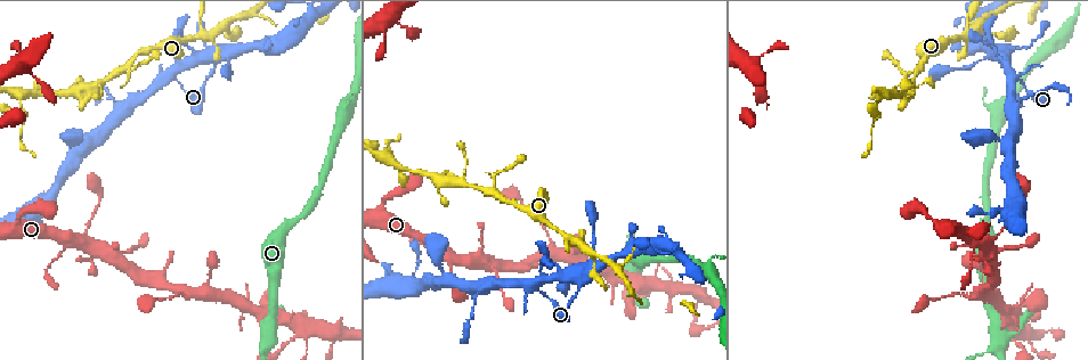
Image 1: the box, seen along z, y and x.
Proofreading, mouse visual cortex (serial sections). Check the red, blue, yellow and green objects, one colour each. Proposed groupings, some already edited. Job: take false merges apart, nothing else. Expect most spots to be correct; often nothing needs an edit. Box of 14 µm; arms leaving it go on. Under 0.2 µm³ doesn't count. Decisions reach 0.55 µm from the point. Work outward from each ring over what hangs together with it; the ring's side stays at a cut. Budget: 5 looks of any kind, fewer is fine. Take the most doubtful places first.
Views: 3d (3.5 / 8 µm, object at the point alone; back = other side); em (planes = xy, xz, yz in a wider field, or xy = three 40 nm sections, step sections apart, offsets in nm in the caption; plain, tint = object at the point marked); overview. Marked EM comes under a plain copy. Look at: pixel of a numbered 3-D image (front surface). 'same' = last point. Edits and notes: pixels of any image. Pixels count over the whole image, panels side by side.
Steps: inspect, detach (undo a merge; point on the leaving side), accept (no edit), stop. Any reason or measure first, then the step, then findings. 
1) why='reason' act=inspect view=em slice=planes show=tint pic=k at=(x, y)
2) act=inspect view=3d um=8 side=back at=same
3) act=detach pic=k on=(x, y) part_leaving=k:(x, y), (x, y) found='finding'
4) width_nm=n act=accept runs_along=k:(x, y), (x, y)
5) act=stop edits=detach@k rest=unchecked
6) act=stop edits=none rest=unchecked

why='two arms in line, one across' act=inspect view=3d um=3.5 side=back pic=1 at=(203, 35)

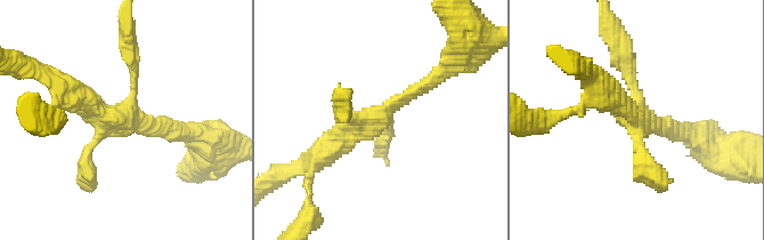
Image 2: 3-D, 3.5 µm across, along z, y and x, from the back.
why='need the tissue' act=inspect view=em slice=xy step=2 show=tint pic=2 at=(379, 113)

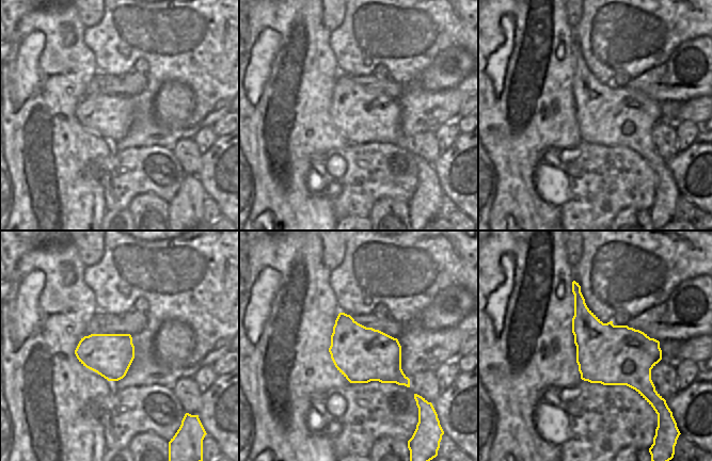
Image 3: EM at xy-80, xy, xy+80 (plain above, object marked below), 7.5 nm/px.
act=accept runs_along=2:(444, 71), (320, 153) found='one cell here'

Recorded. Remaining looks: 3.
act=inspect view=3d um=3.5 side=back pic=1 at=(309, 13)

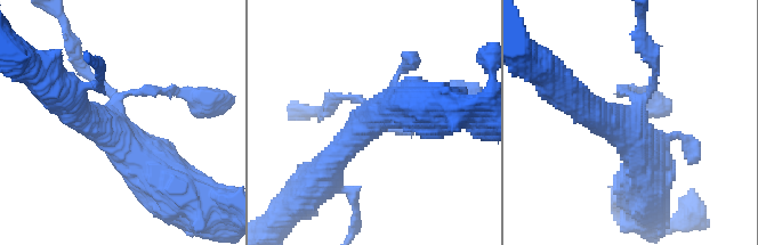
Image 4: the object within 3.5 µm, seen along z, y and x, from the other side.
act=inspect view=em slice=planes show=tint pic=4 at=(116, 130)

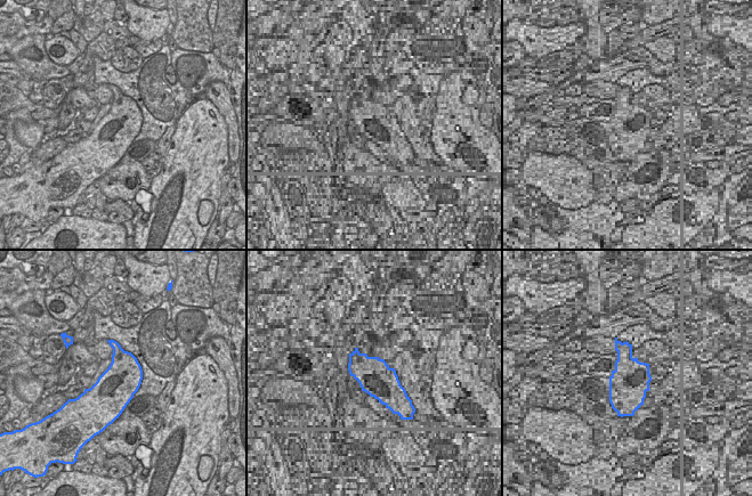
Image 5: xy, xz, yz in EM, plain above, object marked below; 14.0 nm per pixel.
act=accept found='continuous, no second cell'

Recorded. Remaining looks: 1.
act=stop edits=none rest=unchecked

